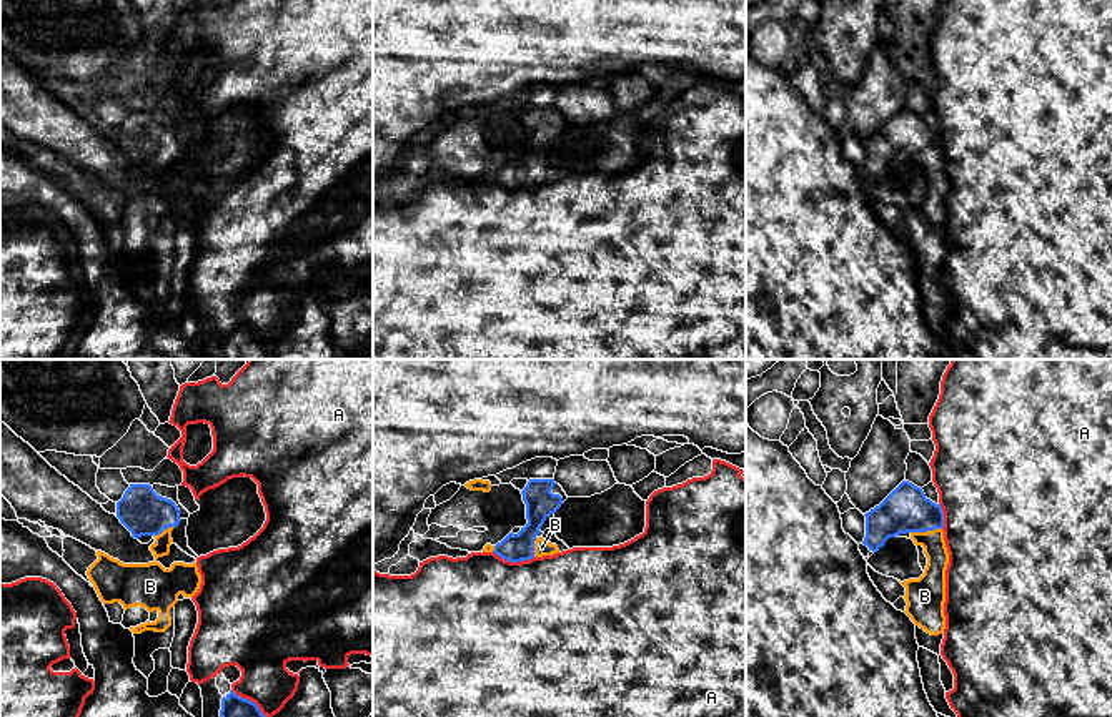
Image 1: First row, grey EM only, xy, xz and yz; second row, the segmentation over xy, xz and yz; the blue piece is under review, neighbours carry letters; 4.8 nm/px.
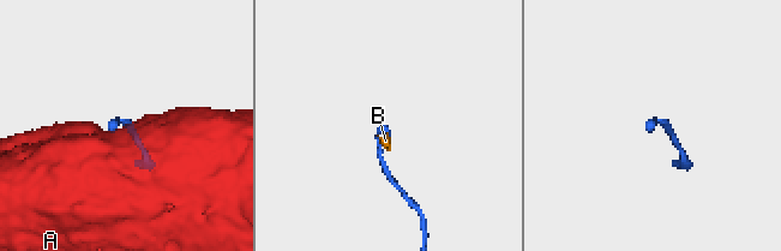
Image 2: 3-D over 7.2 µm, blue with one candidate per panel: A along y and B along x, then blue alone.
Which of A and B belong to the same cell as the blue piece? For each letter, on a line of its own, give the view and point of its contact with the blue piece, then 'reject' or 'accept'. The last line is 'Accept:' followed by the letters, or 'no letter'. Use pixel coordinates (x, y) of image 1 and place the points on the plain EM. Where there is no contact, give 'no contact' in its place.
A: meets blue in xy at (250, 328); reject
B: meets blue in yz at (926, 158); accept
Accept: B

